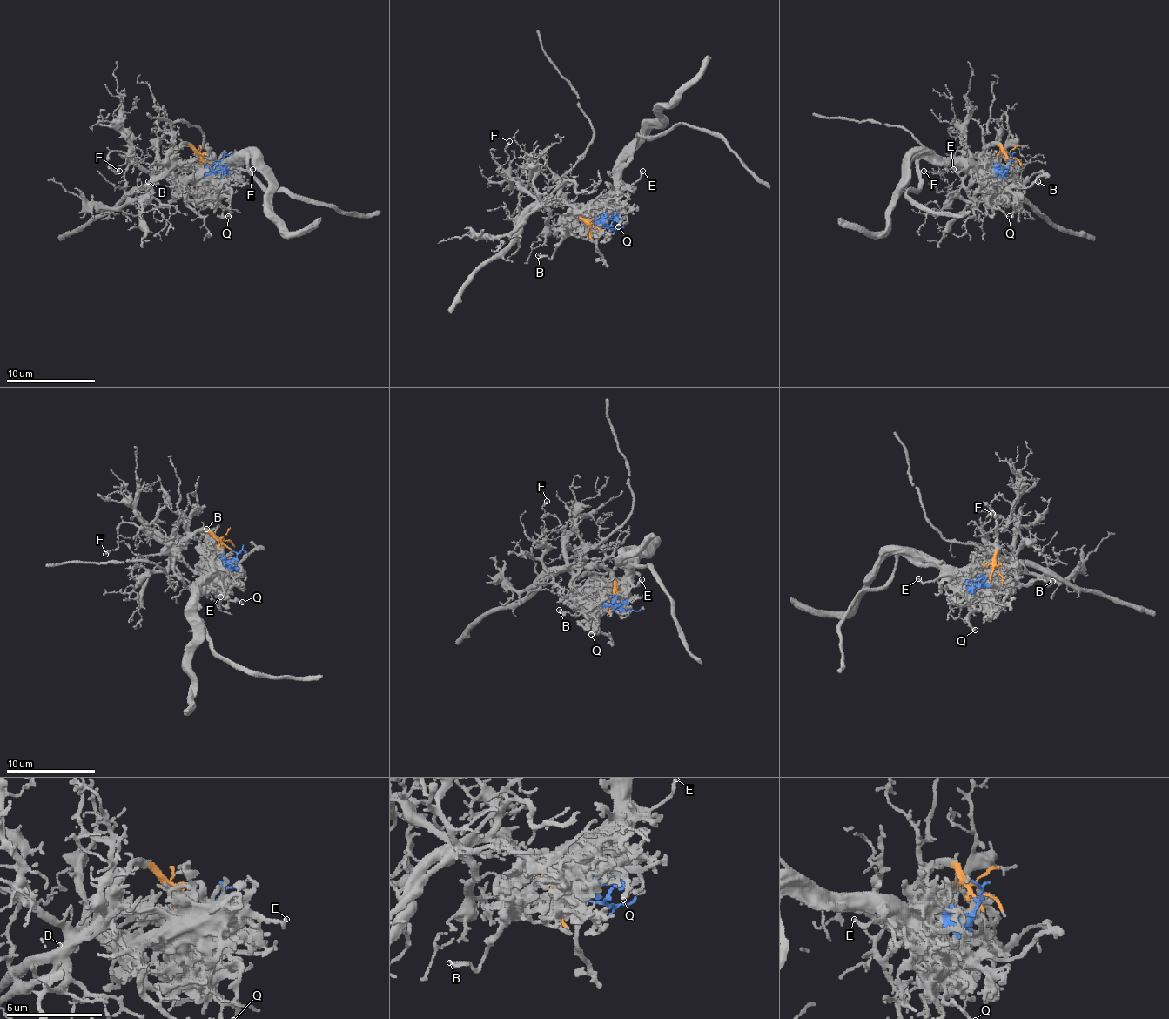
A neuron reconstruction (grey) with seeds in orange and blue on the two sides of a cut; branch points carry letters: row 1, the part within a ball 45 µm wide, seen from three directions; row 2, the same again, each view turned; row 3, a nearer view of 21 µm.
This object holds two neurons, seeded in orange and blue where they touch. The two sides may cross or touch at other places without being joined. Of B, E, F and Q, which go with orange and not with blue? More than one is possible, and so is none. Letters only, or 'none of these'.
F

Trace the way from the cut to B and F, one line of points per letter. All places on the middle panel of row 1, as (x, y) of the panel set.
B: (600, 226), (608, 228), (600, 223), (577, 226), (551, 257), (537, 254)
F: (600, 228), (588, 226), (557, 199), (540, 201), (501, 174), (497, 170), (506, 161), (504, 148), (508, 141)

